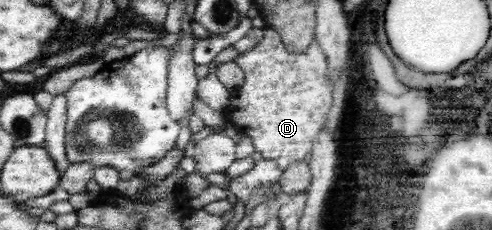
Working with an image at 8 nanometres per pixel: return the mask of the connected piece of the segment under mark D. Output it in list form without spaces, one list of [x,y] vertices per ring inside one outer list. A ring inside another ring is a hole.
[[[263,26],[263,37],[249,51],[239,53],[233,61],[243,70],[243,83],[229,90],[229,103],[225,108],[232,127],[251,137],[254,151],[259,151],[263,160],[273,160],[283,171],[294,161],[309,158],[315,136],[323,129],[327,113],[333,105],[333,83],[328,75],[326,55],[313,37],[308,49],[301,54],[288,53],[279,34],[268,26]]]

